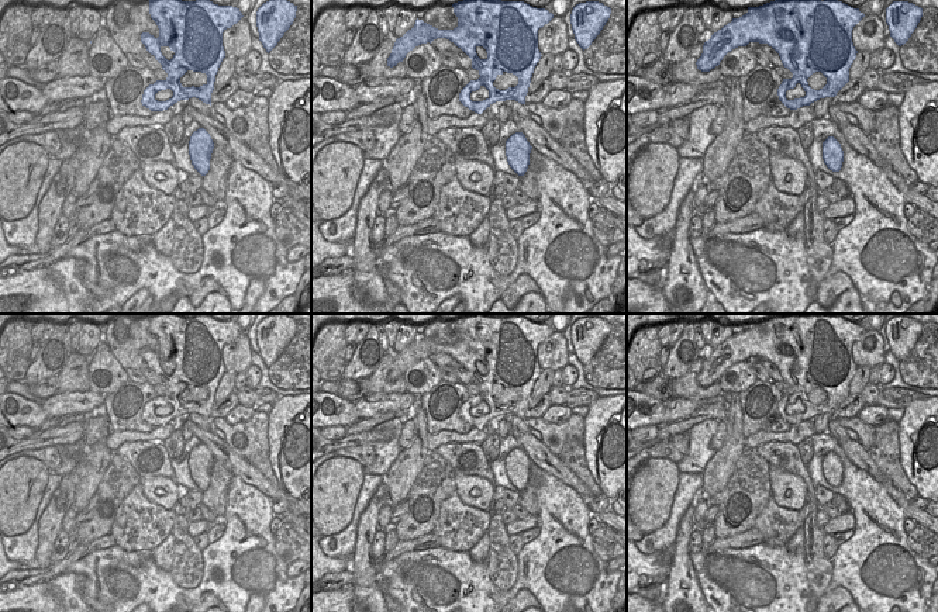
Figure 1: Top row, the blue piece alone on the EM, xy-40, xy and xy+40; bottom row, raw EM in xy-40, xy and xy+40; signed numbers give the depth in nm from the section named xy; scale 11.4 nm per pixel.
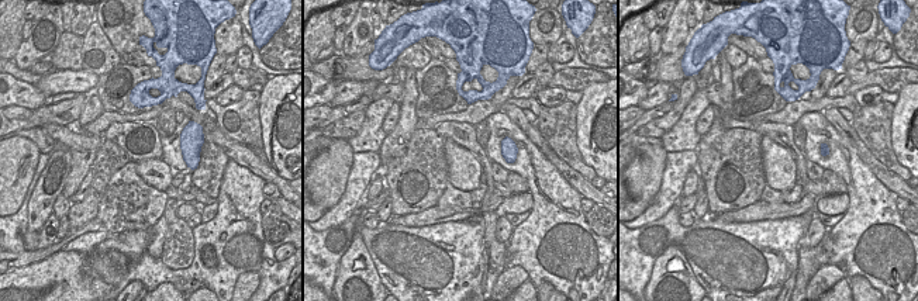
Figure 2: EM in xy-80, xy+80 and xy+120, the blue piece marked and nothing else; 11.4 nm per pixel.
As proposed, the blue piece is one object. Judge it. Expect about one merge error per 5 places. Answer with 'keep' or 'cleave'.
keep

